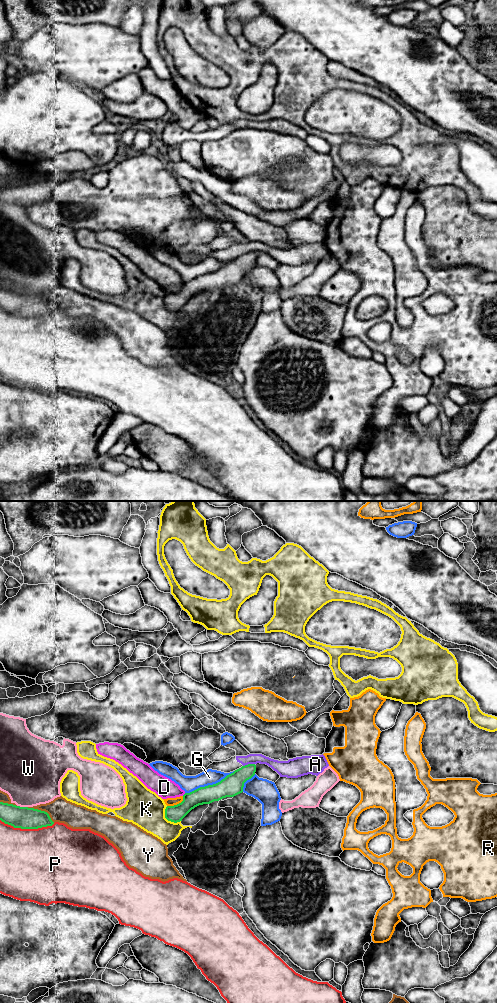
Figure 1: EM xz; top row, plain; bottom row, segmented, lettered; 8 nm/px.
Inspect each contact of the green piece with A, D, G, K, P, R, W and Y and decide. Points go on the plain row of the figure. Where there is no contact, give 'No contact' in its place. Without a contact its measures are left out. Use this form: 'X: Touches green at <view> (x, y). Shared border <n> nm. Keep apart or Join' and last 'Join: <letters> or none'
A: Touches green at xz (248, 252). Shared border 100 nm. Keep apart
D: Touches green at xz (184, 282). Shared border 40 nm. Keep apart
G: Touches green at xz (209, 273). Shared border 440 nm. Keep apart
K: Touches green at xz (167, 307). Shared border 170 nm. Keep apart
P: Touches green at xz (27, 316). Shared border 440 nm. Keep apart
R: Touches green at xz (177, 292). Shared border 160 nm. Keep apart
W: Touches green at xz (22, 295). Shared border 90 nm. Keep apart
Y: Touches green at xz (42, 299). Shared border 260 nm. Keep apart
Join: none

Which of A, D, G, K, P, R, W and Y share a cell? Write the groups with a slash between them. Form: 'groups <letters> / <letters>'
groups A / D / G / K / P / R / W / Y

